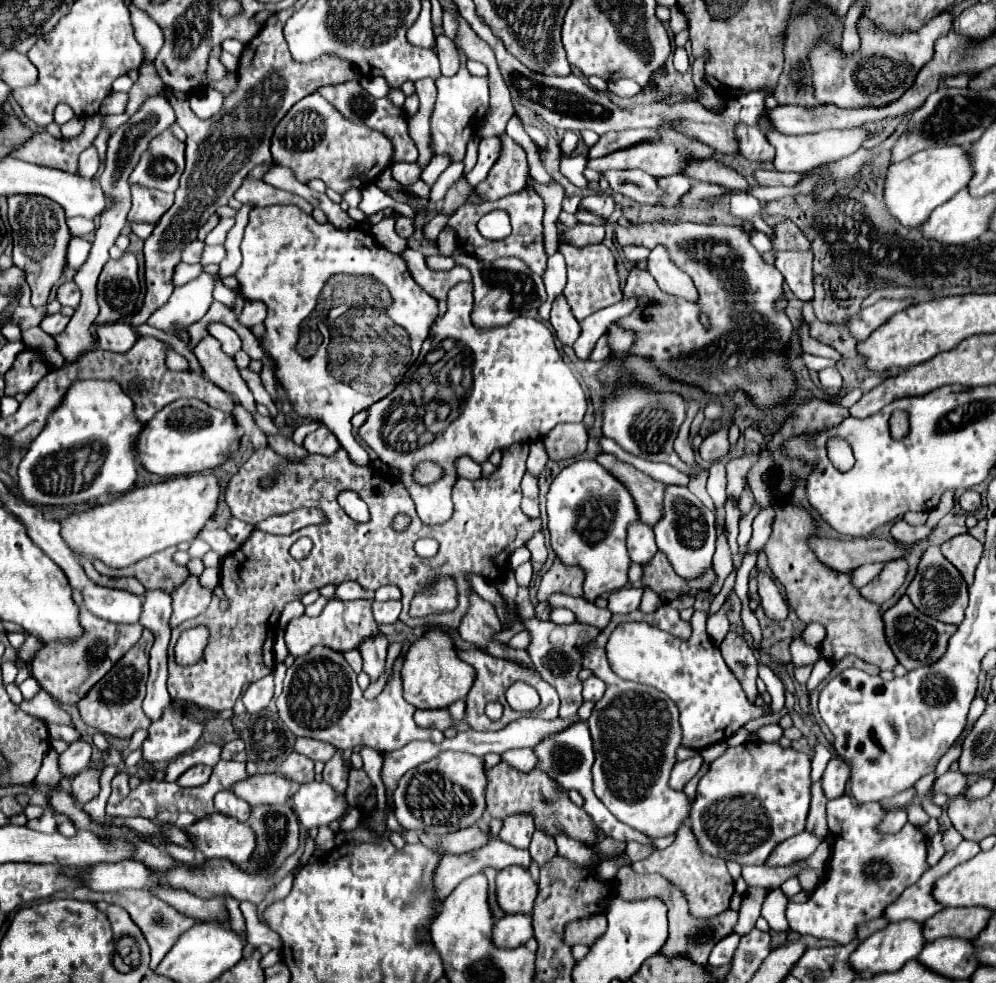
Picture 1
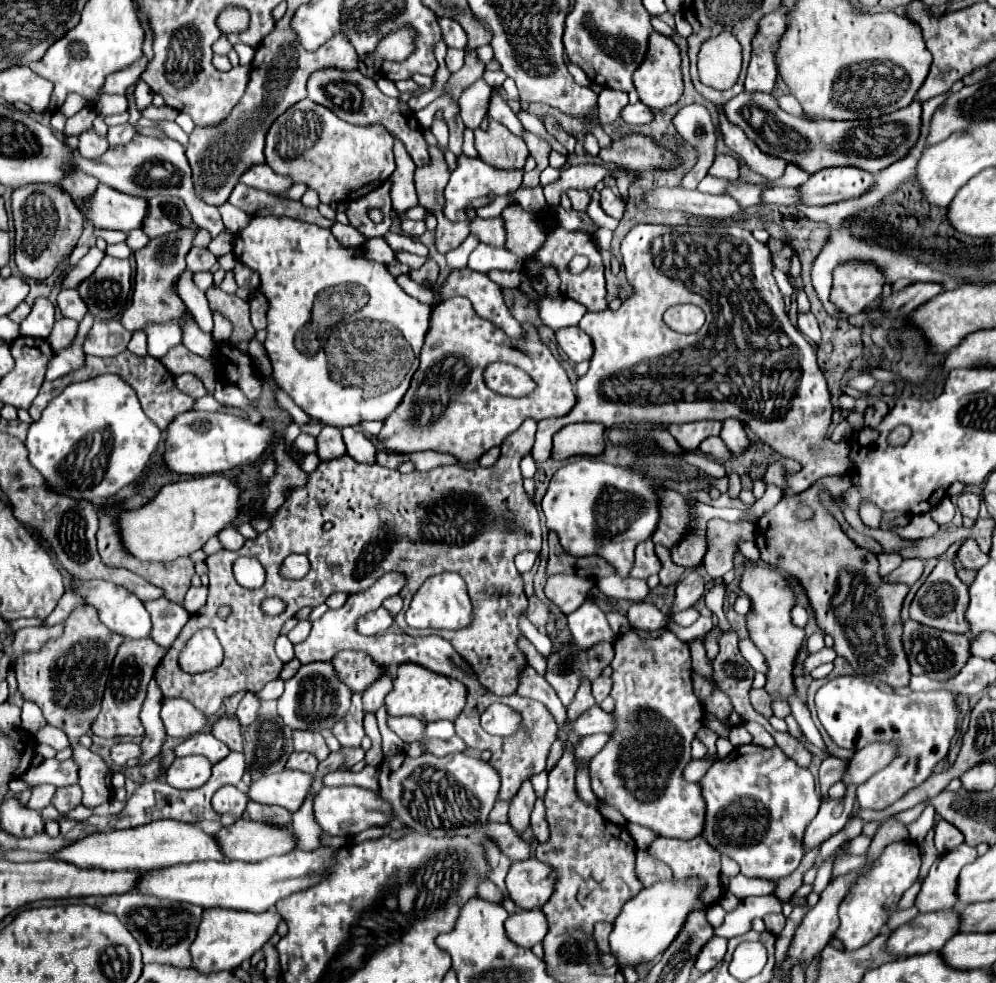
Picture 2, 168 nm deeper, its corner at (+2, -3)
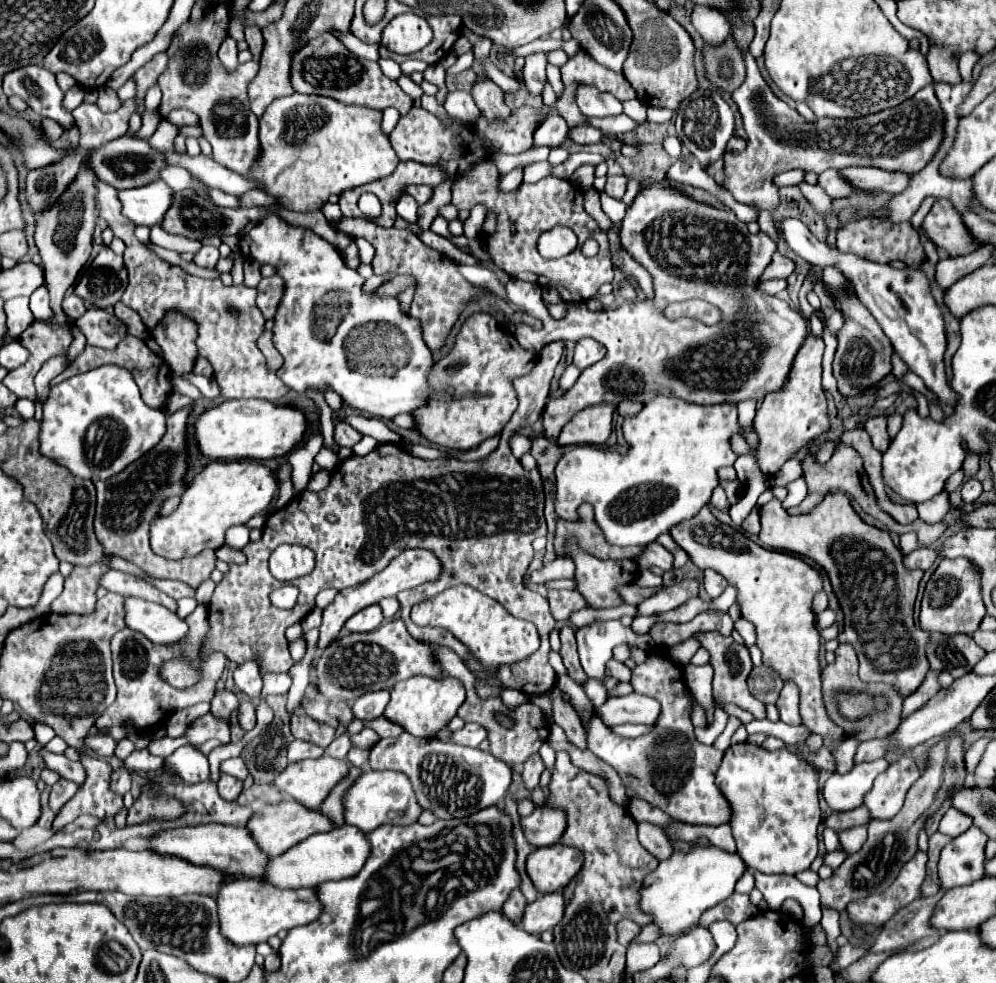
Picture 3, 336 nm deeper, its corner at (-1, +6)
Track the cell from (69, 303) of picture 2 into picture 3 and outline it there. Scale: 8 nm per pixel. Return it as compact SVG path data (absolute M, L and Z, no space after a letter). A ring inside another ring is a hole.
M69 294L69 296L65 296L65 300L63 300L63 310L65 310L65 314L71 318L71 320L77 320L77 318L81 318L83 314L85 314L85 304L83 304L83 300L81 298L77 298L75 294Z

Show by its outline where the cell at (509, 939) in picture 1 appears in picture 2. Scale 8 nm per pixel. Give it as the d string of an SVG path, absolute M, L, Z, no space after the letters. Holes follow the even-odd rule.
M540 909L518 911L506 919L504 927L508 939L520 947L532 947L548 933L548 923Z

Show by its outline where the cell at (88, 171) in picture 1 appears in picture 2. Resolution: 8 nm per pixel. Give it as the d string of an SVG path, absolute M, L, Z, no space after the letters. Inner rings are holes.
M94 129L86 131L80 135L80 145L78 145L78 151L84 159L98 159L104 151L108 149L108 141L94 135Z

